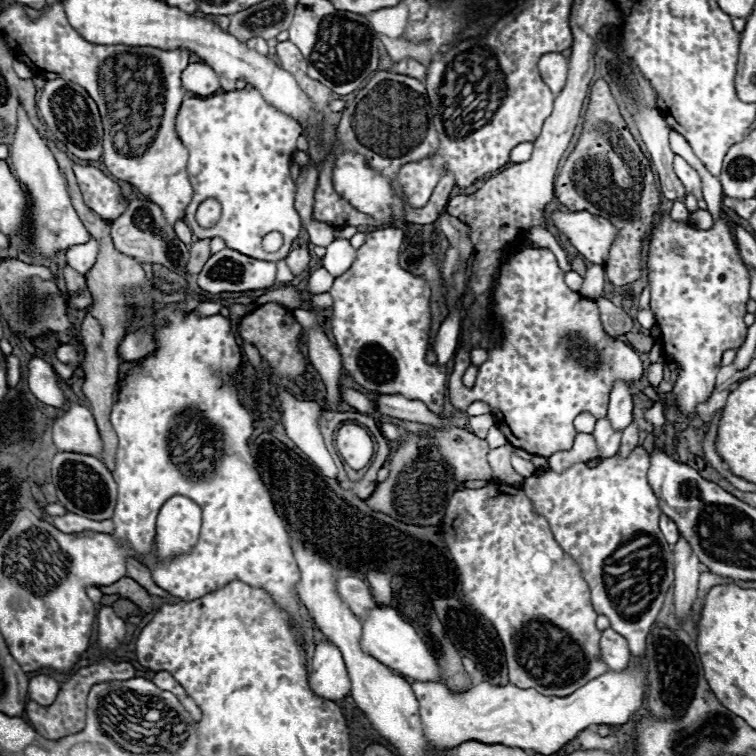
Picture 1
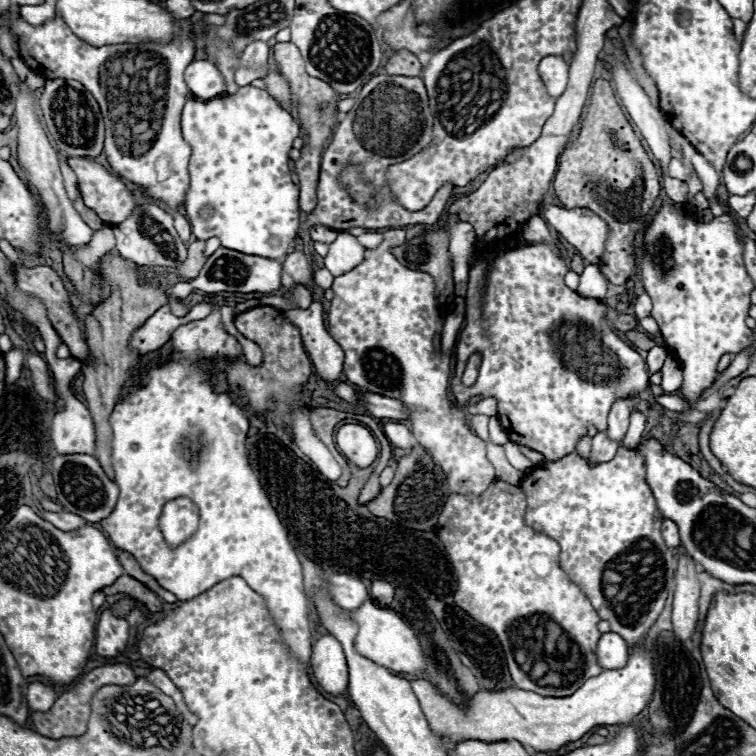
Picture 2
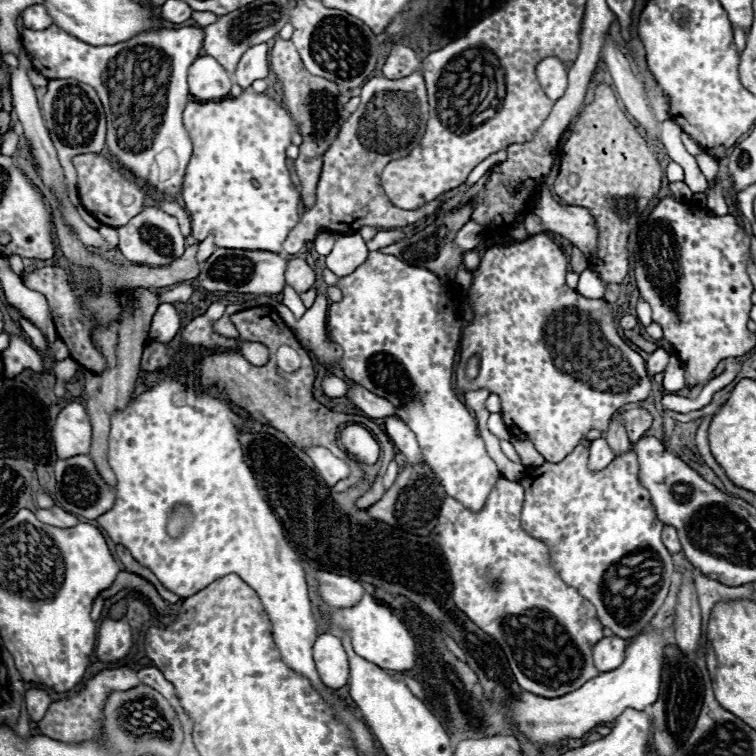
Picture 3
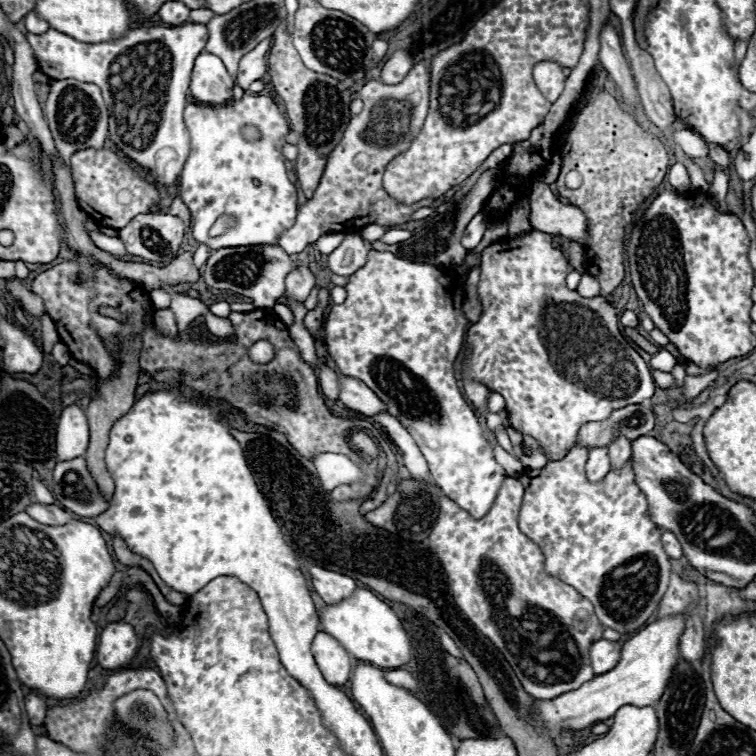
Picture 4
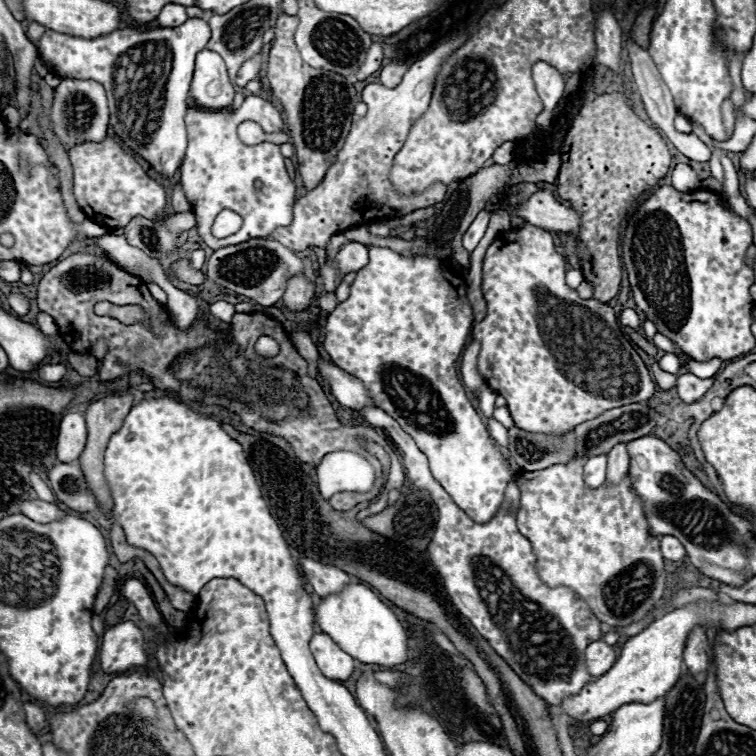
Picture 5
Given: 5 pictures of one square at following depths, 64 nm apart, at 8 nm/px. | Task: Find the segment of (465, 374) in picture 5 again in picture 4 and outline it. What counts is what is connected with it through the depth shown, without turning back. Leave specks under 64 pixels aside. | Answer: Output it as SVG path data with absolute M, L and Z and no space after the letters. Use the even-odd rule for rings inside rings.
M464 380L464 392L466 392L466 398L478 408L478 414L480 418L486 416L486 396L488 396L488 388L480 382L474 382L474 380Z

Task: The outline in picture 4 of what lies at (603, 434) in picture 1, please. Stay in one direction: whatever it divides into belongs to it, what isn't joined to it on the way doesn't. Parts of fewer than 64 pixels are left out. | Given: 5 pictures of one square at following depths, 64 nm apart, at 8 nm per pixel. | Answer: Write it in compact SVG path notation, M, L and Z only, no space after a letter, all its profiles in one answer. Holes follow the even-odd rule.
M594 448L588 454L586 462L586 476L590 482L600 482L610 470L610 460L608 460L608 450L606 448Z

